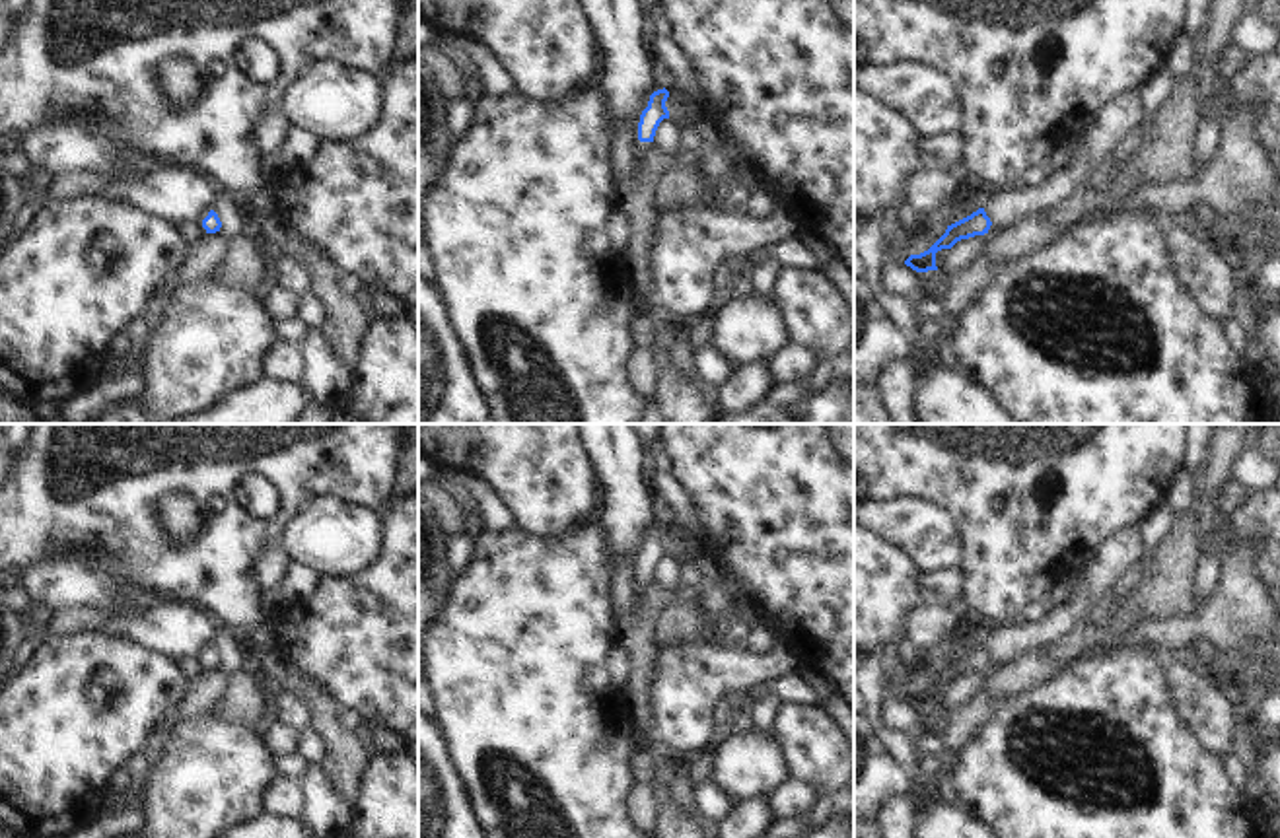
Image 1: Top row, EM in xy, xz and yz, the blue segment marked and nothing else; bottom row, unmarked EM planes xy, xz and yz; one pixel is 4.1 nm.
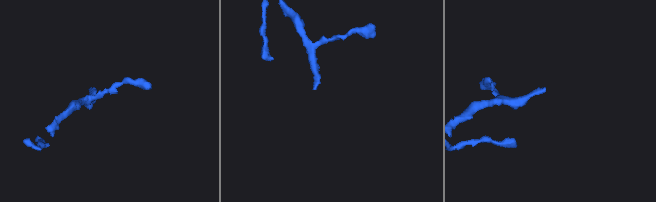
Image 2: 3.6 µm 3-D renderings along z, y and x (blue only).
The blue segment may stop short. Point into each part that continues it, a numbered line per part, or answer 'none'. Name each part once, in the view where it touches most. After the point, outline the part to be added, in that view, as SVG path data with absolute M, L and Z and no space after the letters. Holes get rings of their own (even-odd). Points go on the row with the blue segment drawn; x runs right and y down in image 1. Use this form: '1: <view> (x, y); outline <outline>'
1: xz (639, 148); outline M634 124L634 128L632 128L632 157L634 157L634 163L640 163L650 148L652 148L652 142L640 142L638 140L638 124Z

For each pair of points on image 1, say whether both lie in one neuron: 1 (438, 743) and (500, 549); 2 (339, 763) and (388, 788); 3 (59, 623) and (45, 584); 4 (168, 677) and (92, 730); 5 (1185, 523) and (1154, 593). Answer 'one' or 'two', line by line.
1: two
2: two
3: two
4: one
5: one

